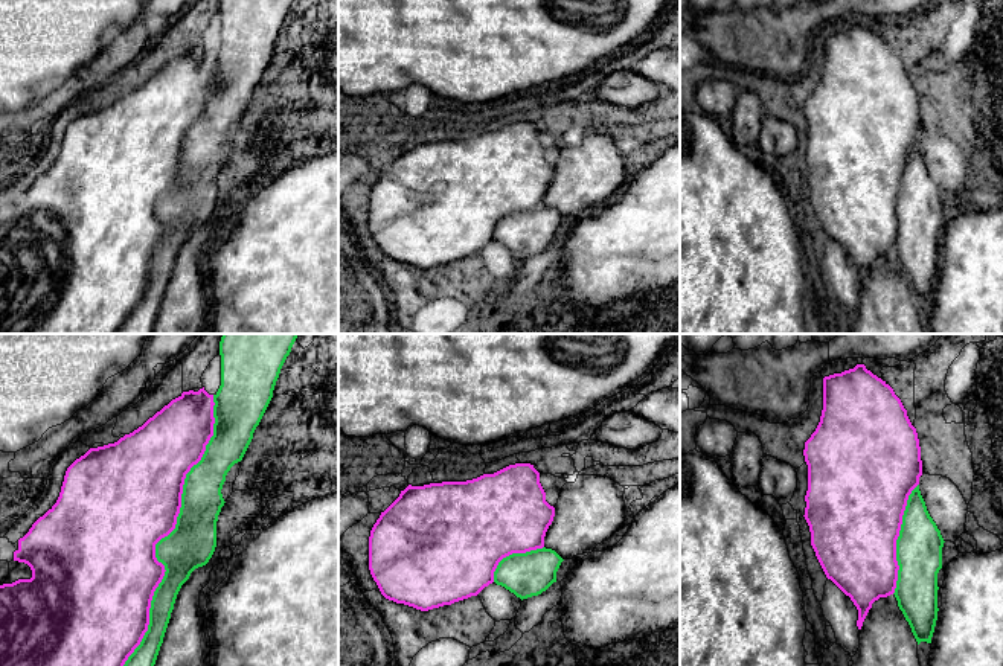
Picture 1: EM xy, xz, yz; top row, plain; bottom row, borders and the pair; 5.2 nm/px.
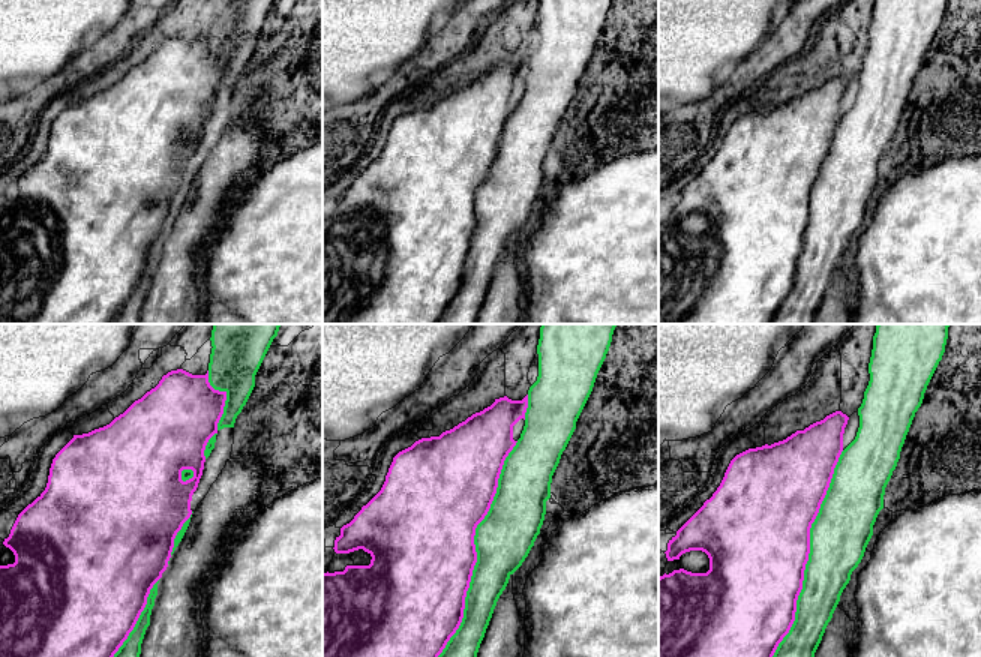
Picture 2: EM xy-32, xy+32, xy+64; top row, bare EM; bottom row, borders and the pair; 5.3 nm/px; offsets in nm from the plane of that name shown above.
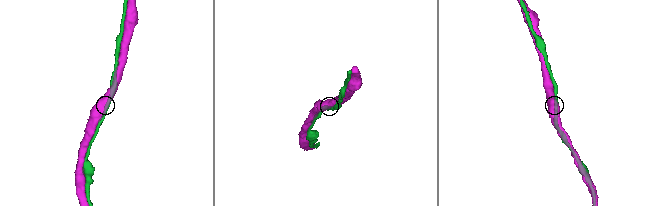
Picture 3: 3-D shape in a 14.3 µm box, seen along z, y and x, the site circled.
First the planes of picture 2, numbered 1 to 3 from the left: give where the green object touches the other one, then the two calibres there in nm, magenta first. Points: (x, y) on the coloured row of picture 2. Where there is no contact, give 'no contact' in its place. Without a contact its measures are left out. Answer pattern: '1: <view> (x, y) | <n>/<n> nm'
1: xy-32 (138, 617) | 500/100 nm
2: xy+32 (474, 549) | 500/300 nm
3: xy+64 (809, 552) | 500/320 nm

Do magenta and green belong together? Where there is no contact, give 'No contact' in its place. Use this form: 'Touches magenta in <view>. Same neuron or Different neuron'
Touches magenta in xy. Same neuron

